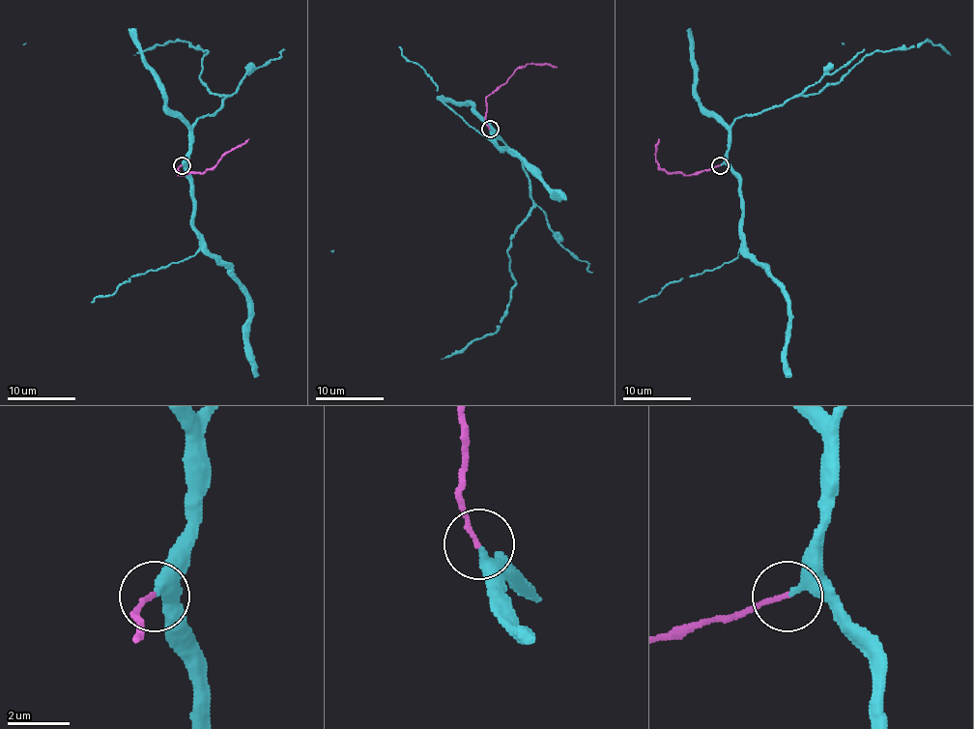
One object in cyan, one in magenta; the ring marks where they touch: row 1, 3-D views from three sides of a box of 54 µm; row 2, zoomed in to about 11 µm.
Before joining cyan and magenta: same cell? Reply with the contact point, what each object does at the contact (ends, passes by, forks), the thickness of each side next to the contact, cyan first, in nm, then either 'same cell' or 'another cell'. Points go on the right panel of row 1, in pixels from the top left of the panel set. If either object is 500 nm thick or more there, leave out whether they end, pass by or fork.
(720, 165) | cyan ends | magenta ends | 320/150 nm | same cell

